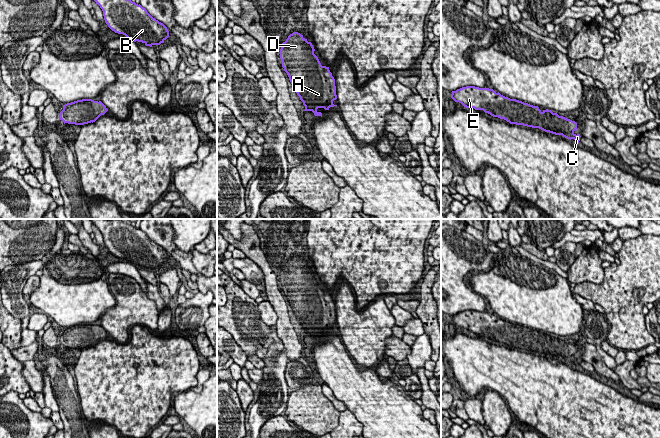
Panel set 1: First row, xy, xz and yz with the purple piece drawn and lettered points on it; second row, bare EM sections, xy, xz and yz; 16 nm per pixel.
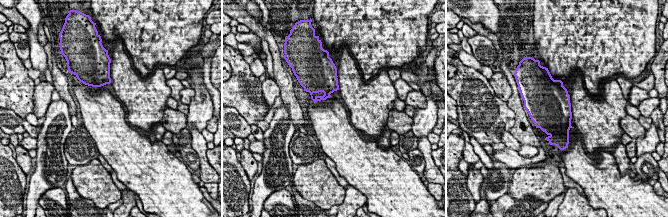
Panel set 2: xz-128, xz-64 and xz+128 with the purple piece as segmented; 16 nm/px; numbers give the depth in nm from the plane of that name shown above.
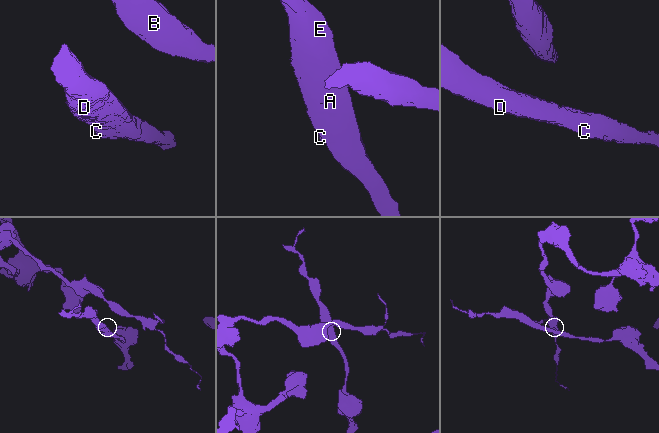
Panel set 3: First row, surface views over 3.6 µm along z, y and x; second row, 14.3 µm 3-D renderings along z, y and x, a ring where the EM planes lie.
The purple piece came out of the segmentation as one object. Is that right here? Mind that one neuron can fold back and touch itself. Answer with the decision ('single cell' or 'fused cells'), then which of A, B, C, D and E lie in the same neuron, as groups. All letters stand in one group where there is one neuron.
single cell; A B C D E

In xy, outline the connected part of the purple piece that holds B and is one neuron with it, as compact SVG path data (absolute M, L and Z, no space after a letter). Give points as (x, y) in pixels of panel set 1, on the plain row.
M114 219L90 221L100 230L105 247L115 257L150 271L164 267L169 261L167 251L153 242L140 228Z

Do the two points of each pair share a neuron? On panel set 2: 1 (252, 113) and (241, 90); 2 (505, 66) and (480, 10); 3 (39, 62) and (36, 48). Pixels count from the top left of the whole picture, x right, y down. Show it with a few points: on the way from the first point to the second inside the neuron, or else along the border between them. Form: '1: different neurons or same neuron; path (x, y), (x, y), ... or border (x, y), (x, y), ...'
1: same neuron; path (252, 107), (246, 96)
2: different neurons; border (467, 18), (472, 22), (480, 22), (495, 34)
3: same neuron; path (38, 59), (37, 51)

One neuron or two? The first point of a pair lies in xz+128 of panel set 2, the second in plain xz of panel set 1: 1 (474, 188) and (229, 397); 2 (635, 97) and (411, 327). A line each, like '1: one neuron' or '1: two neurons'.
1: two neurons
2: two neurons

